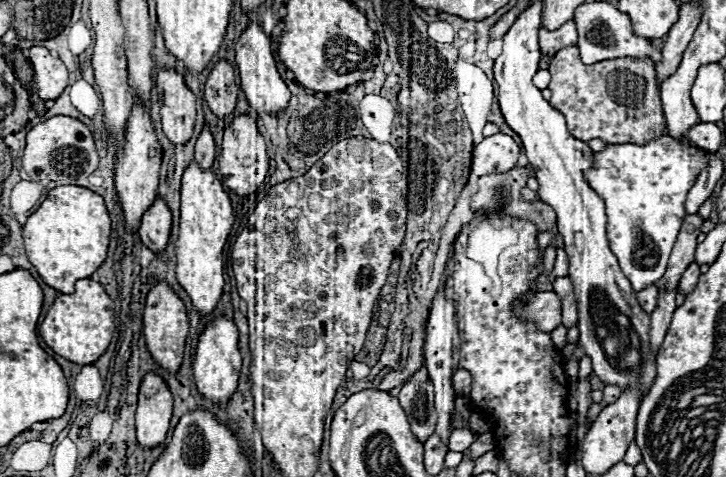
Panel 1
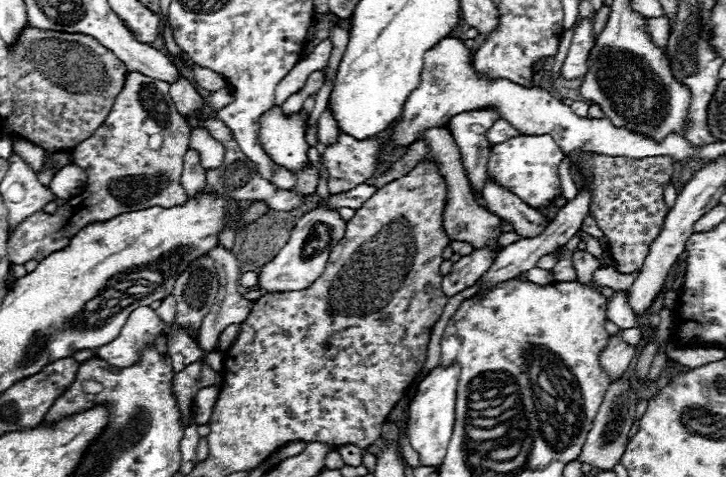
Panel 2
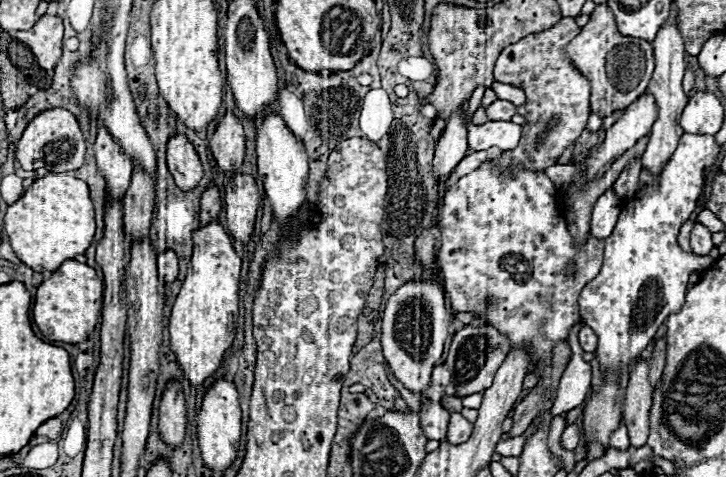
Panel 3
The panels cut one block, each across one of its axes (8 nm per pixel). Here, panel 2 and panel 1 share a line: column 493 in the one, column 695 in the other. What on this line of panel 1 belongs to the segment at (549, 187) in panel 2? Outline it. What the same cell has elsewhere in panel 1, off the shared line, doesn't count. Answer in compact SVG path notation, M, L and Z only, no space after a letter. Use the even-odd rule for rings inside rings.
M670 136L648 144L610 144L602 152L594 152L594 164L584 176L604 200L610 250L636 292L658 282L666 272L666 262L686 216L686 194L710 154L698 146L682 146Z

